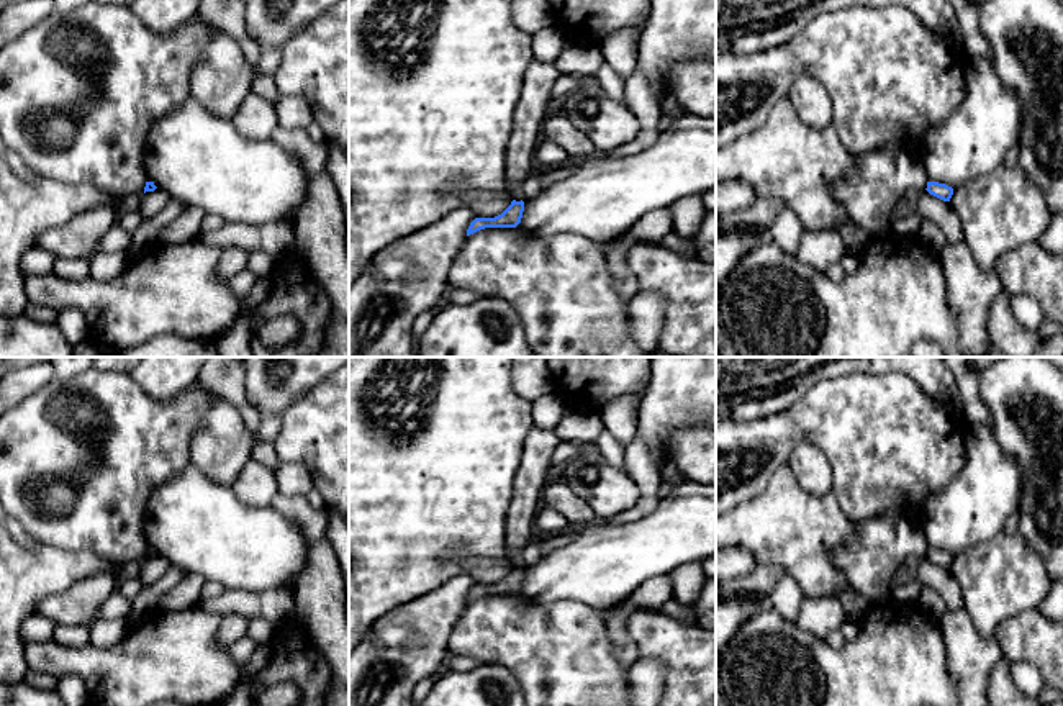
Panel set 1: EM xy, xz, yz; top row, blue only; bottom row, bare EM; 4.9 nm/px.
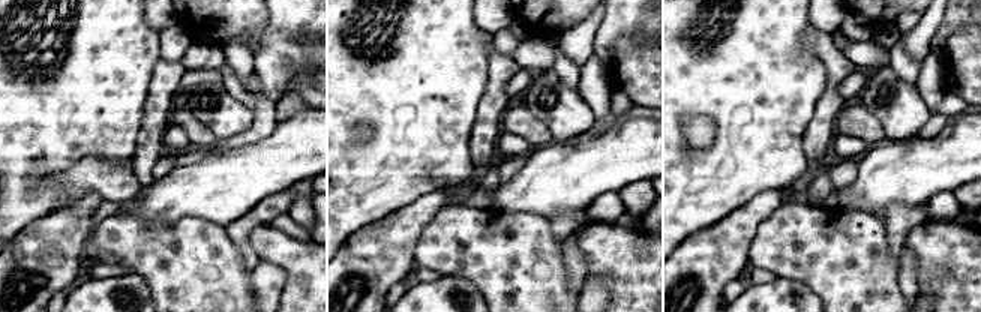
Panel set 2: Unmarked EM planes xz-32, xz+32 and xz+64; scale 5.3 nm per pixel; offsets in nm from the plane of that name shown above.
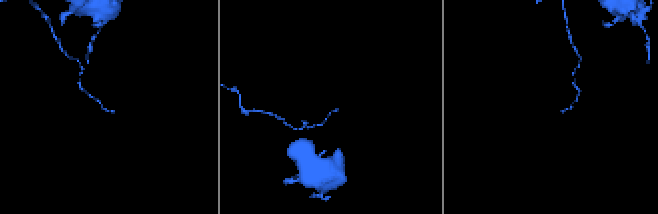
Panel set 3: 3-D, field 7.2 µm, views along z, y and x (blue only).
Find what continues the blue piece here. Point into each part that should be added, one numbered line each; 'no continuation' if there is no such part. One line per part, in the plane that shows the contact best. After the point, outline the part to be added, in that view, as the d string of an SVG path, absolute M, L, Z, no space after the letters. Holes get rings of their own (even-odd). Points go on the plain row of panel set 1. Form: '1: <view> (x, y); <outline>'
no continuation

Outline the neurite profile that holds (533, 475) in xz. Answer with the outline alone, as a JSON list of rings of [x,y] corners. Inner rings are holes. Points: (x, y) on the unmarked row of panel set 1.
[[[531,426],[522,460],[514,478],[513,500],[506,513],[506,557],[522,567],[522,552],[532,541],[536,516],[542,508],[542,491],[549,482],[550,457],[562,442],[555,431]]]

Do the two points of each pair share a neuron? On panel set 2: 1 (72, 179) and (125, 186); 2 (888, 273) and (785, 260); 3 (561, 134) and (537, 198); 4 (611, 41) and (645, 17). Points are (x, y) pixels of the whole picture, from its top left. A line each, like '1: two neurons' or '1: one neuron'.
1: one neuron
2: one neuron
3: two neurons
4: one neuron

